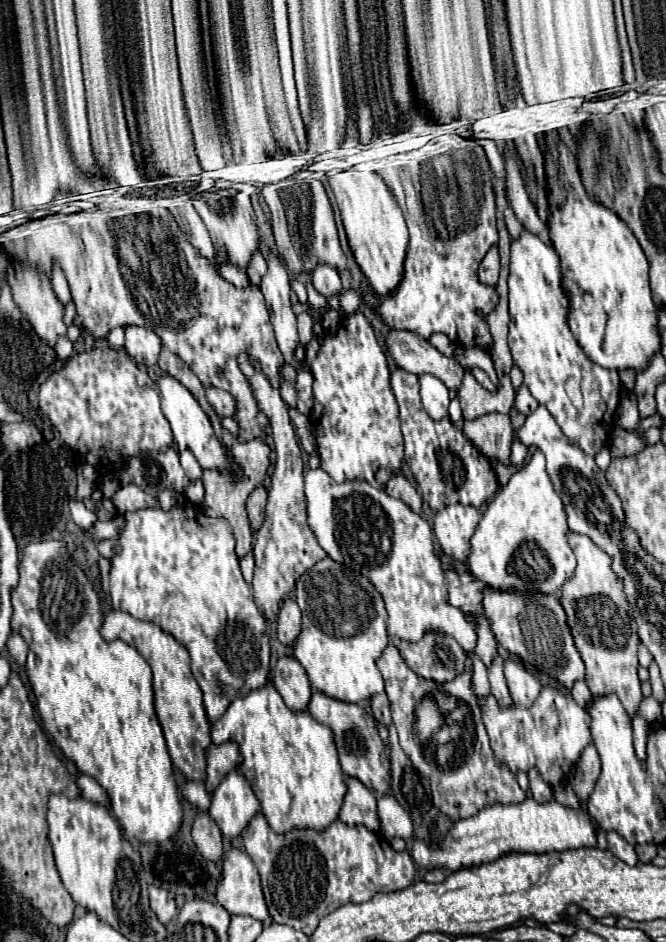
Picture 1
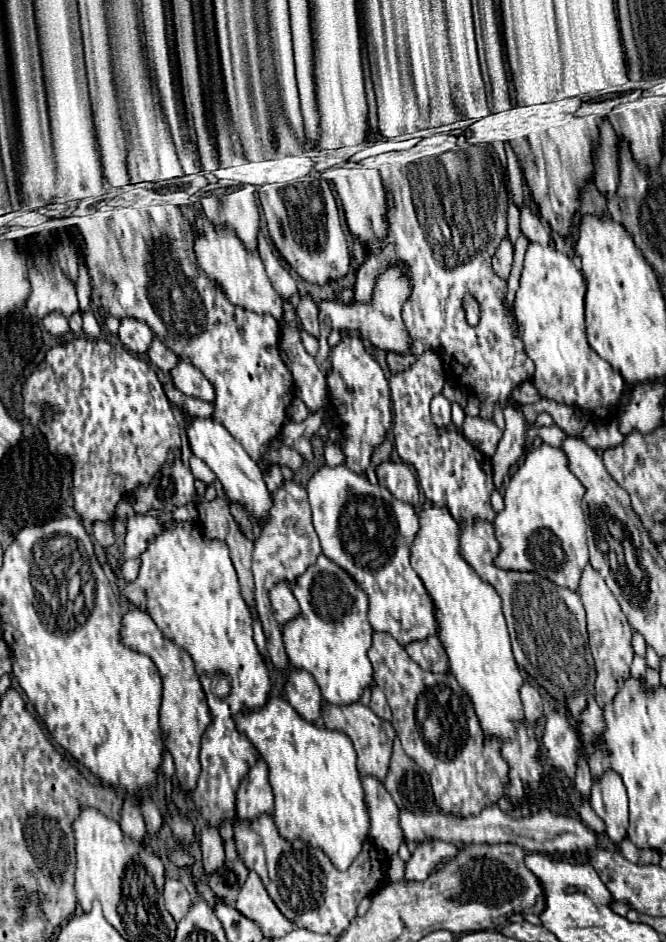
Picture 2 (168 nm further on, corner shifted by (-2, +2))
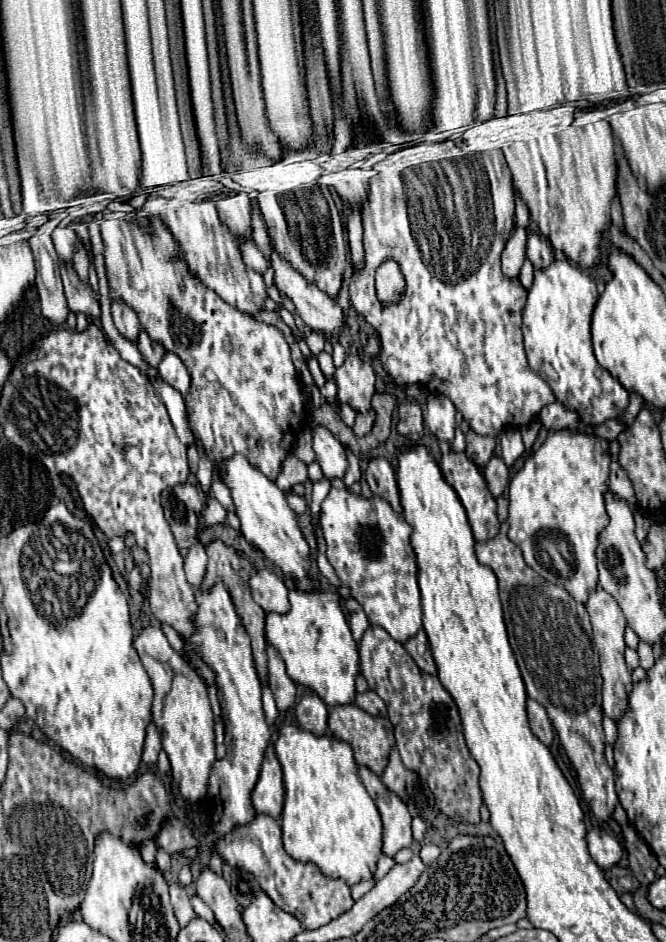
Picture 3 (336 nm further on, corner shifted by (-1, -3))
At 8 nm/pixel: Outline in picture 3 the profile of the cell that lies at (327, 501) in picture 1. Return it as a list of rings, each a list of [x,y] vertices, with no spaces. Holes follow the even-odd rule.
[[[331,488],[329,496],[321,502],[321,530],[327,544],[327,560],[363,606],[369,624],[379,624],[401,644],[413,638],[421,628],[421,596],[417,566],[409,548],[413,528],[405,518],[395,514],[387,500],[379,496],[375,496],[373,510],[373,498],[363,498],[349,488]]]

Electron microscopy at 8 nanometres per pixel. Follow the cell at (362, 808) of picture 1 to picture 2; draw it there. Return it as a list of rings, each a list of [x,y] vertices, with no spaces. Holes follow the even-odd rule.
[[[362,777],[368,813],[370,813],[370,839],[388,857],[404,843],[404,831],[400,831],[398,807],[376,777]]]

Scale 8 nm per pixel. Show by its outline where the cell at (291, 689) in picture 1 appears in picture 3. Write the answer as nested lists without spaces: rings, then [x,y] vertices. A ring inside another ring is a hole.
[[[307,692],[295,704],[295,716],[303,730],[315,732],[315,736],[319,734],[323,736],[327,732],[327,706],[323,704],[323,700],[317,694]]]

